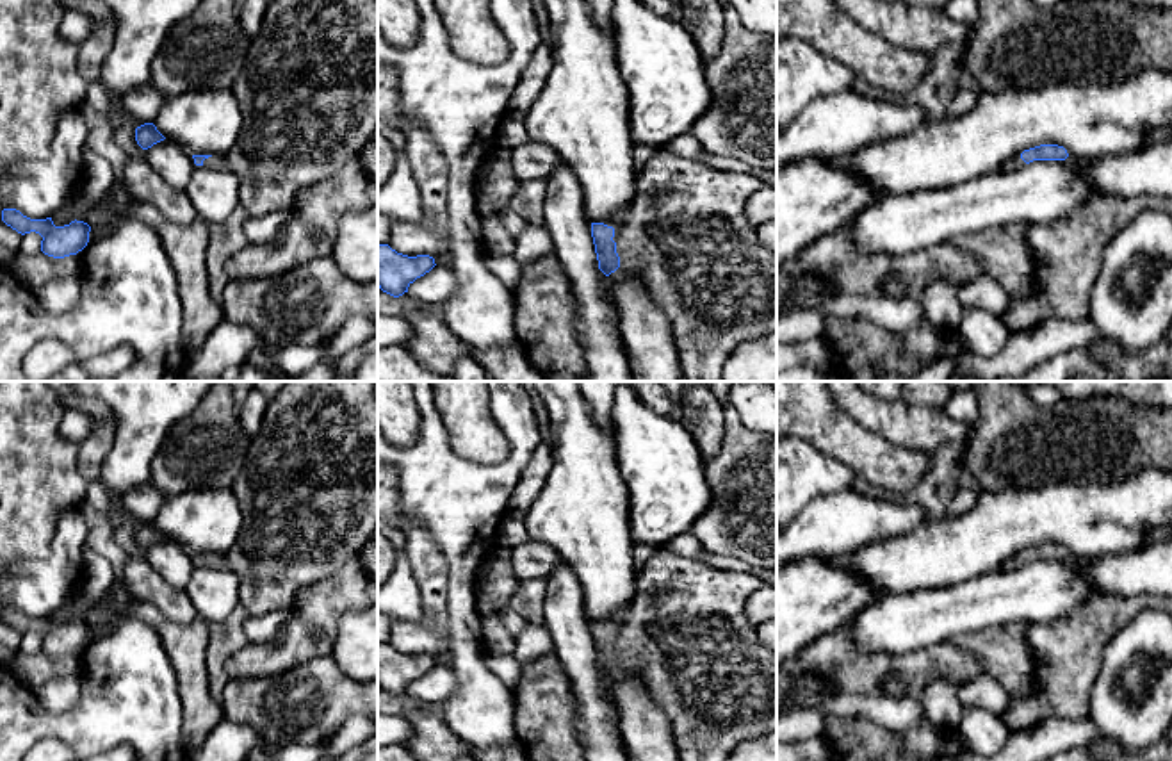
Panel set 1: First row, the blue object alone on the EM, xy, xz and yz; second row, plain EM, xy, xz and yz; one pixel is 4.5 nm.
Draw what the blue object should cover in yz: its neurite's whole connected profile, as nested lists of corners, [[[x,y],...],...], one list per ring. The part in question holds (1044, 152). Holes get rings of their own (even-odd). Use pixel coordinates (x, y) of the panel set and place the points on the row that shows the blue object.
[[[1040,144],[1024,150],[1021,155],[1012,157],[1003,169],[1012,171],[1033,160],[1065,160],[1069,157],[1067,150],[1058,144]]]

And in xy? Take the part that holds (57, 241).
[[[4,209],[2,221],[21,235],[39,233],[43,237],[41,251],[53,258],[77,255],[89,242],[91,226],[77,219],[69,225],[55,226],[52,217],[30,219],[16,209]]]

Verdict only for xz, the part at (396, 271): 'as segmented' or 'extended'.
as segmented

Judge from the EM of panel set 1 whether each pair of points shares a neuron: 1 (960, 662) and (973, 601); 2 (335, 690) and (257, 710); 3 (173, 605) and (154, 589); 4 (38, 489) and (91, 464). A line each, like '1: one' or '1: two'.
1: two
2: one
3: one
4: two

